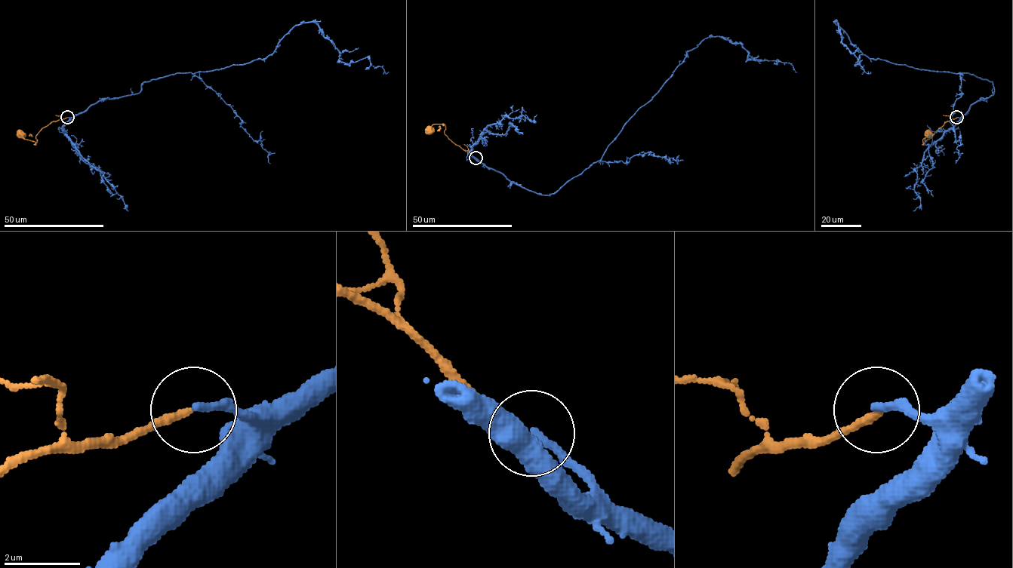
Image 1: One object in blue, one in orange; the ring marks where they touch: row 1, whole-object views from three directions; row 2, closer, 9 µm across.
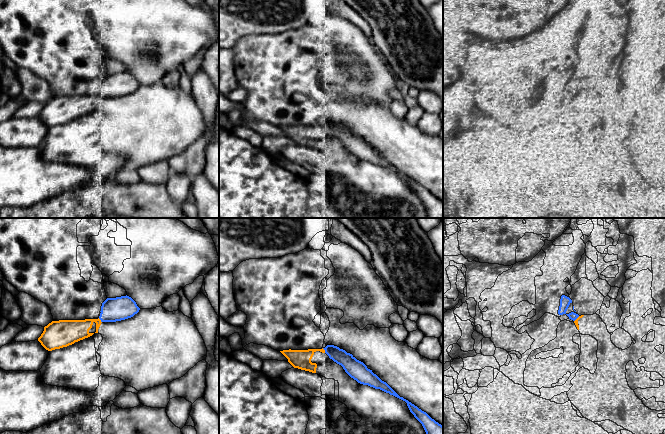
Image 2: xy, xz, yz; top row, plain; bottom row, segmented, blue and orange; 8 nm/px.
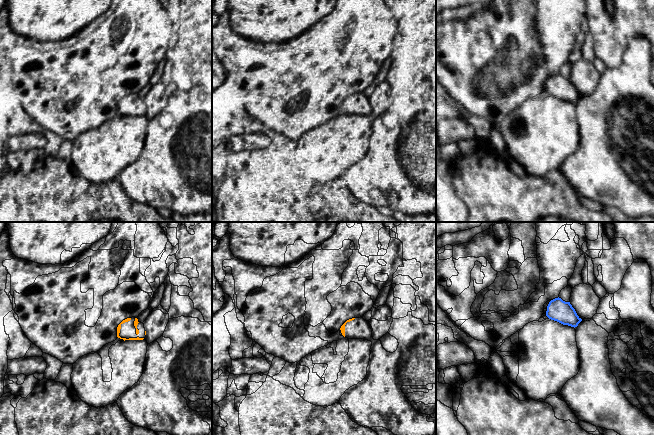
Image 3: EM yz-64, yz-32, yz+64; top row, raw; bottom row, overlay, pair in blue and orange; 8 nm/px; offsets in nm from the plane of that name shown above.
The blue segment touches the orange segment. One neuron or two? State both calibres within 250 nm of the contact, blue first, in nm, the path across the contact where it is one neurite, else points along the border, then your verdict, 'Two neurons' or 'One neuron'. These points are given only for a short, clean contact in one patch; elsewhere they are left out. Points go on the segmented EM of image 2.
Thickness 140 nm (blue) against 160 nm. One neuron

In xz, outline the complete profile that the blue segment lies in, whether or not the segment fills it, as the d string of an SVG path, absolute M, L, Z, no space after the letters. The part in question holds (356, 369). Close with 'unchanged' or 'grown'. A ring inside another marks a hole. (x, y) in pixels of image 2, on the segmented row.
M327 345L322 349L308 350L283 350L280 351L288 362L294 367L301 370L316 373L317 364L312 363L311 359L316 351L326 353L330 359L341 365L345 372L358 383L368 385L375 389L380 389L390 395L393 395L407 403L410 412L422 424L426 434L443 434L443 426L432 419L426 412L408 400L400 397L386 382L382 381L372 370L357 360L352 354L340 349L334 345Z; grown

